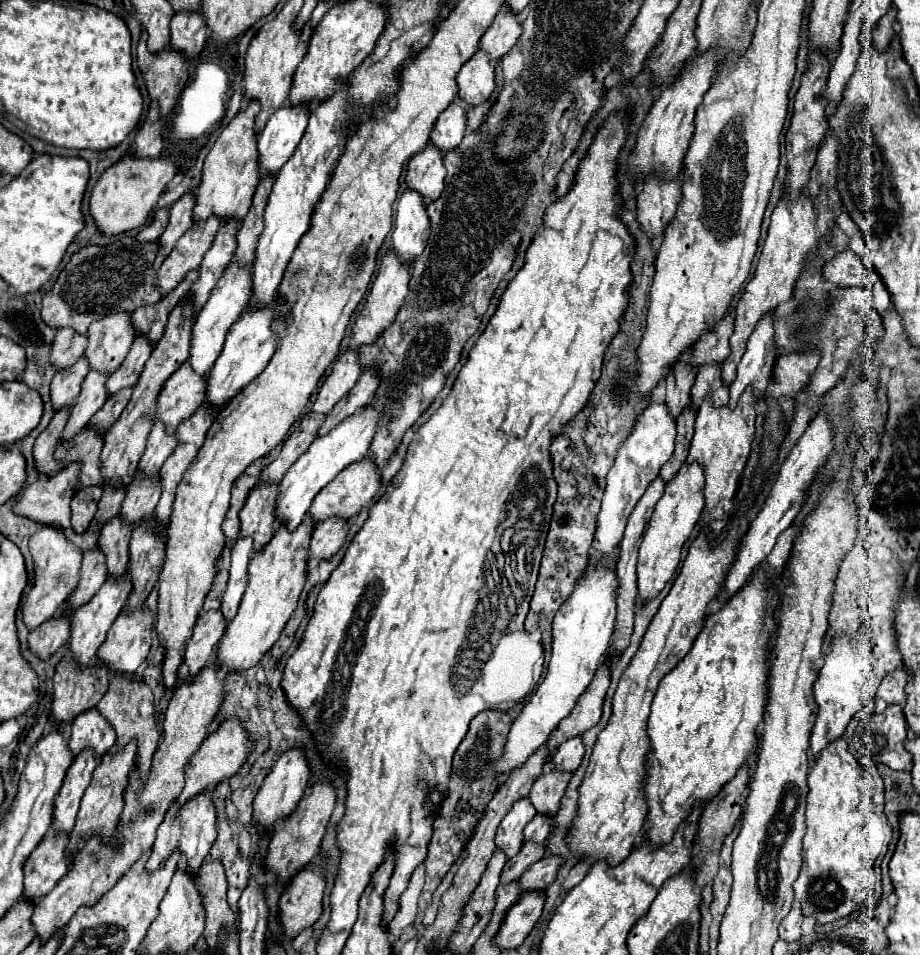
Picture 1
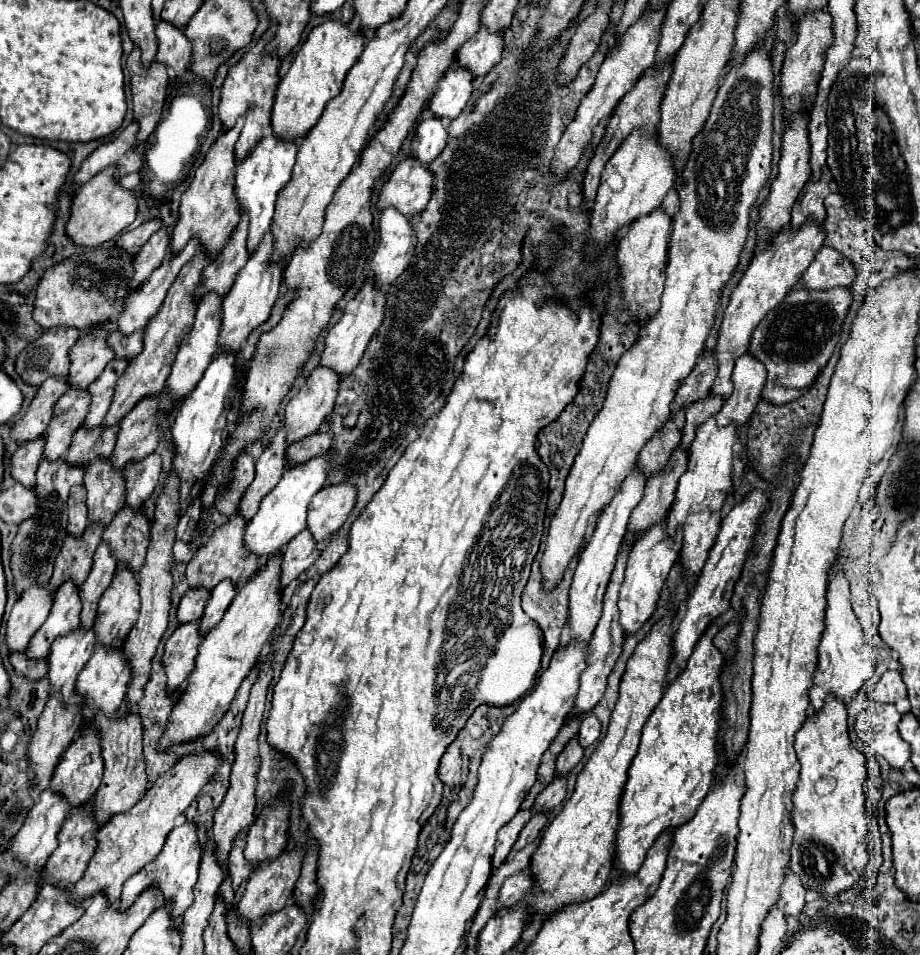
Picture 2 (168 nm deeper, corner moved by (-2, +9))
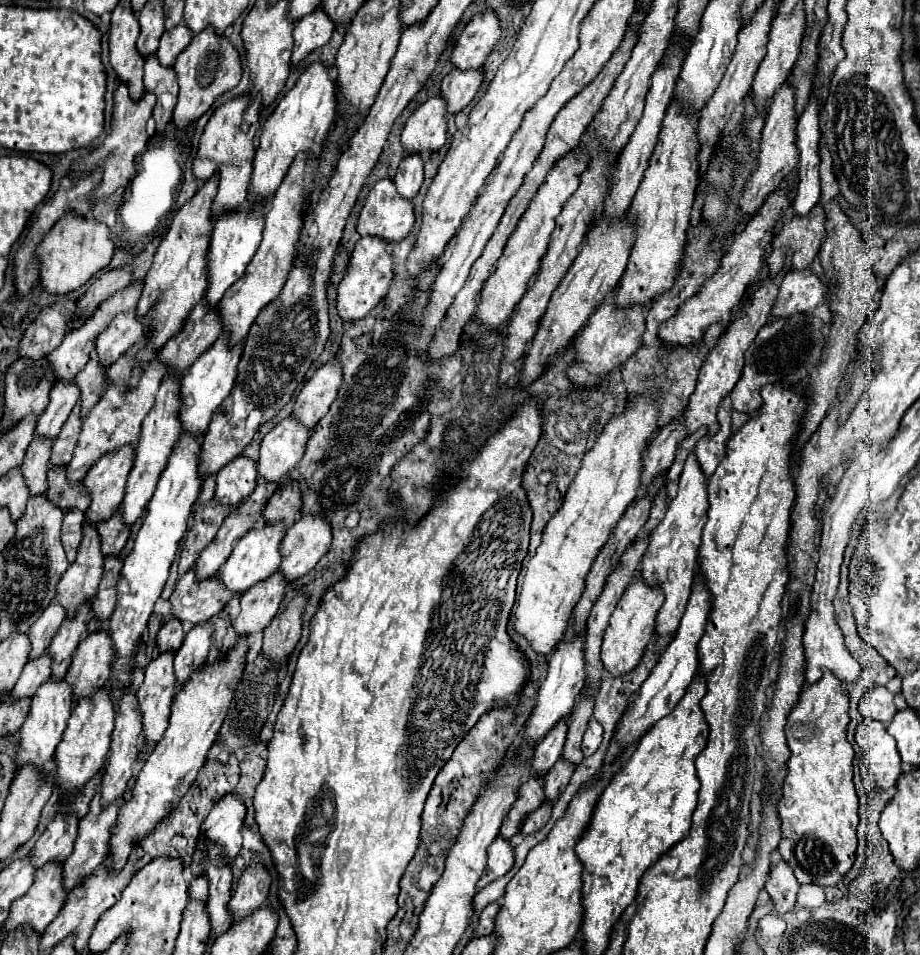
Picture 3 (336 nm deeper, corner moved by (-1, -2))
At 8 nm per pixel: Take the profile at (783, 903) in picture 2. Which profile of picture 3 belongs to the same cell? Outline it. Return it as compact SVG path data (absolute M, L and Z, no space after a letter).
M780 862L776 868L770 870L770 878L766 882L766 890L774 902L774 910L778 914L786 914L794 908L796 904L796 894L798 894L798 880L792 872L792 868L786 862Z

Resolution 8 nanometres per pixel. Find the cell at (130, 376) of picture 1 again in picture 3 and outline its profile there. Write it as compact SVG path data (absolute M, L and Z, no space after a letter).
M76 406L70 414L70 418L66 420L62 432L58 434L54 448L52 448L52 466L60 466L60 464L68 464L72 460L72 452L74 452L74 444L78 444L78 436L82 430L82 416L80 416L80 408Z

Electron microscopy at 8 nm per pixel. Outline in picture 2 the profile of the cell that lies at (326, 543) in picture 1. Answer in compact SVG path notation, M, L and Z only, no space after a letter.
M307 529L299 533L299 537L293 537L285 547L283 547L283 559L281 559L281 583L279 589L283 591L293 579L297 579L299 573L309 569L317 557L319 549L315 541L311 541L311 533Z

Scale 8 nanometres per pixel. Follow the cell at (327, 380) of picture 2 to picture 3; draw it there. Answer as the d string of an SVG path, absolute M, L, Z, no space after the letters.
M294 416L276 424L260 444L258 474L270 482L280 482L304 456L304 448L314 430L298 424Z

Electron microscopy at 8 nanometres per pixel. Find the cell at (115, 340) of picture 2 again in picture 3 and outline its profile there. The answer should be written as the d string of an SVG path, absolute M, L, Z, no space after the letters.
M92 352L90 362L86 364L86 368L82 372L78 372L78 376L74 378L74 382L80 386L82 390L82 416L86 418L90 408L94 408L94 404L98 404L98 396L102 396L102 388L106 388L106 368L100 360L98 354Z

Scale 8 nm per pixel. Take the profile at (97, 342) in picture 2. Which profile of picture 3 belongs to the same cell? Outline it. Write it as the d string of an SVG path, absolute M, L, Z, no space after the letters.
M74 380L70 384L58 384L58 388L52 388L50 404L46 406L36 424L36 434L56 438L76 402L78 402L78 386L74 384Z

